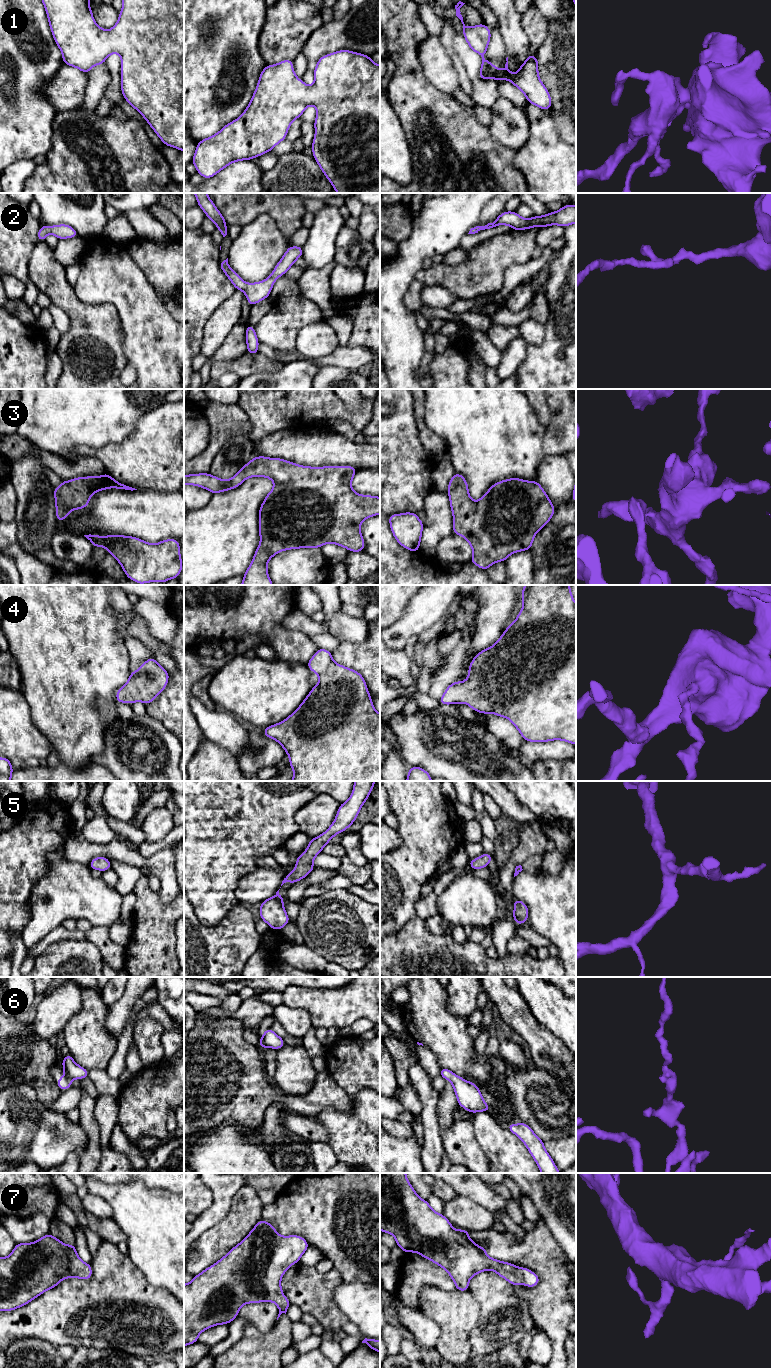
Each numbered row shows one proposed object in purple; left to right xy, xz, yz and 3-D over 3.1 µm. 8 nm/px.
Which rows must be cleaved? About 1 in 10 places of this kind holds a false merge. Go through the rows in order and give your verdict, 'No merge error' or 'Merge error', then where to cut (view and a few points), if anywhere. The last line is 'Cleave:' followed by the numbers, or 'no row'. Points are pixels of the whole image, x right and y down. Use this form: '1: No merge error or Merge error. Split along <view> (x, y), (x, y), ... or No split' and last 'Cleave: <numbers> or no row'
1: No merge error. No split
2: No merge error. No split
3: No merge error. No split
4: No merge error. No split
5: No merge error. No split
6: No merge error. No split
7: No merge error. No split
Cleave: no row

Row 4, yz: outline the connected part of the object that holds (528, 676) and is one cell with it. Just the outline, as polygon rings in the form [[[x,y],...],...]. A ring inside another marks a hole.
[[[525,585],[522,588],[523,607],[516,617],[497,640],[487,649],[480,651],[471,661],[468,669],[468,678],[465,681],[450,684],[442,697],[440,704],[466,703],[475,712],[482,714],[492,713],[510,720],[518,729],[524,740],[528,742],[548,742],[563,740],[576,745],[576,603],[570,590],[570,585]]]

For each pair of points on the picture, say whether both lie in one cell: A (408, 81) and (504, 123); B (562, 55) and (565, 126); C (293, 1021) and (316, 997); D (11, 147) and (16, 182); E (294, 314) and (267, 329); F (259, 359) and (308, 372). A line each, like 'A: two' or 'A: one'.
A: two
B: one
C: two
D: two
E: one
F: two

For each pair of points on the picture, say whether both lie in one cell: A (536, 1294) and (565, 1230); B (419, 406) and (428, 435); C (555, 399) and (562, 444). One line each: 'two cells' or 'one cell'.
A: two cells
B: one cell
C: one cell

